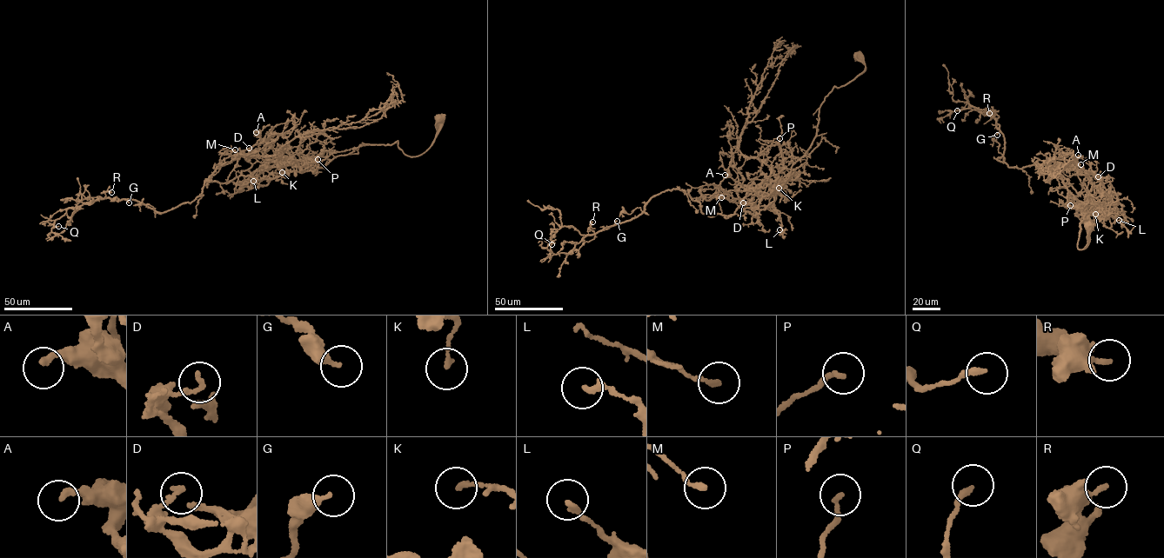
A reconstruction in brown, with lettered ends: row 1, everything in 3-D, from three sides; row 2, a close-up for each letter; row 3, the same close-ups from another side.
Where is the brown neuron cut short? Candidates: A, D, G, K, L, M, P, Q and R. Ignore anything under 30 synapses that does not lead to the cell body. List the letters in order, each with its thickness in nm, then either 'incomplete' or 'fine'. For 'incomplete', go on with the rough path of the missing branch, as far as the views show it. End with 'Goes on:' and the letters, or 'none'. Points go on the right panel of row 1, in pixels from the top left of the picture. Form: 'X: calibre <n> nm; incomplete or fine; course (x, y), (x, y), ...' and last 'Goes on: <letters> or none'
A: calibre 240 nm; fine
D: calibre 170 nm; fine
G: calibre 320 nm; fine
K: calibre 160 nm; fine
L: calibre 200 nm; fine
M: calibre 170 nm; fine
P: calibre 170 nm; fine
Q: calibre 200 nm; fine
R: calibre 160 nm; fine
Goes on: none

